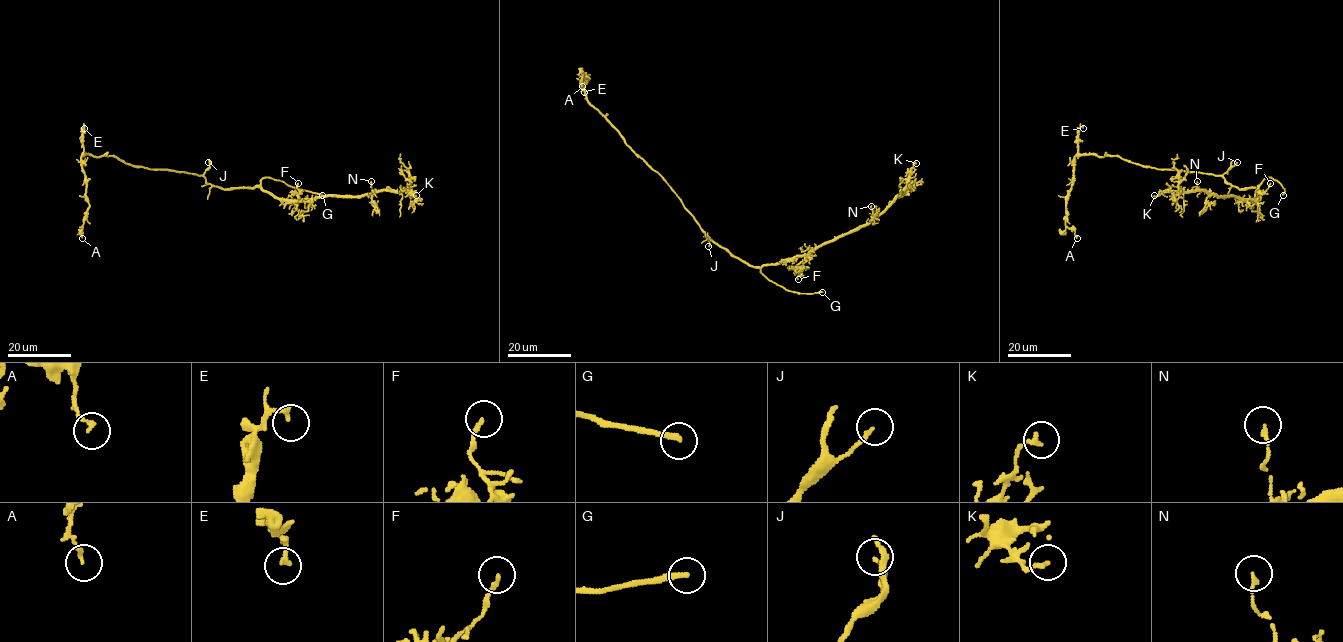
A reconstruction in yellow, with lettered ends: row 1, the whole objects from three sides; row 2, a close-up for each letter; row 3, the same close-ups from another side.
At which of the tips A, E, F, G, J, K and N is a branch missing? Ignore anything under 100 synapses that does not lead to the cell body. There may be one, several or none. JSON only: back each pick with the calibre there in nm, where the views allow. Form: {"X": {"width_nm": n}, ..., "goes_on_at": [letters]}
{"G": {"width_nm": 240}, "goes_on_at": ["G"]}

